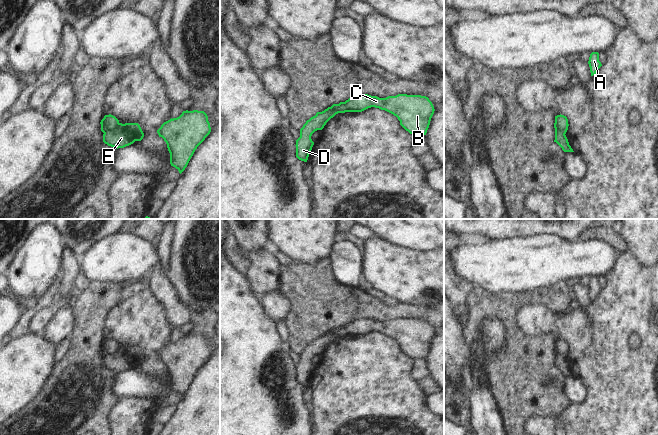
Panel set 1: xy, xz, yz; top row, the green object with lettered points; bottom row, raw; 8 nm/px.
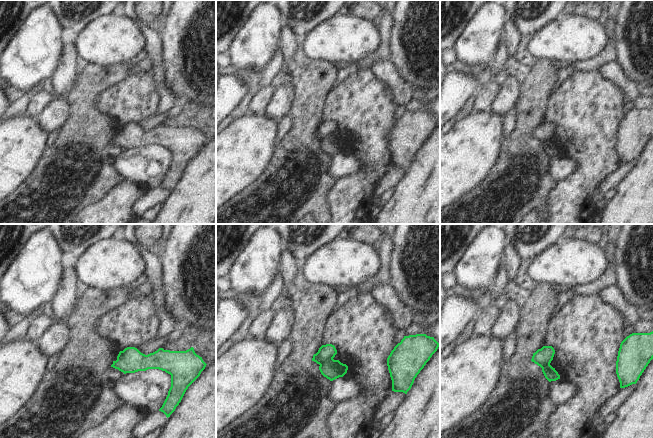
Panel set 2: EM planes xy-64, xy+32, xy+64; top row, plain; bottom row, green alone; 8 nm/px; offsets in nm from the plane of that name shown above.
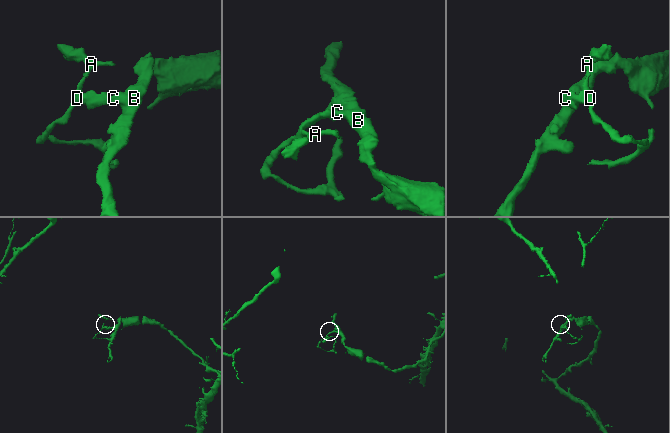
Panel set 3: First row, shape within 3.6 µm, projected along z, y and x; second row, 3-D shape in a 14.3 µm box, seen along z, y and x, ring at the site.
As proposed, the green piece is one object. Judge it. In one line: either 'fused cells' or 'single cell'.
fused cells

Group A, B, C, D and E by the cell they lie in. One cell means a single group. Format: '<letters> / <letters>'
A D / B C E

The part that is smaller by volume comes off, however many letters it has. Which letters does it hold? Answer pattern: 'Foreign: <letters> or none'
Foreign: A, D

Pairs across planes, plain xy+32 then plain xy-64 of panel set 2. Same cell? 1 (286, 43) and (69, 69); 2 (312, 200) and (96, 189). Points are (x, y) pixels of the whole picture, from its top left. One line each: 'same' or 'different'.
1: same
2: same

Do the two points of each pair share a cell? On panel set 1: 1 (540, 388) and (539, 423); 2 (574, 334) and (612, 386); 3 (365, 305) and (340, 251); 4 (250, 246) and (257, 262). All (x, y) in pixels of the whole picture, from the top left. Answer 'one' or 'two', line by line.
1: two
2: one
3: two
4: two

